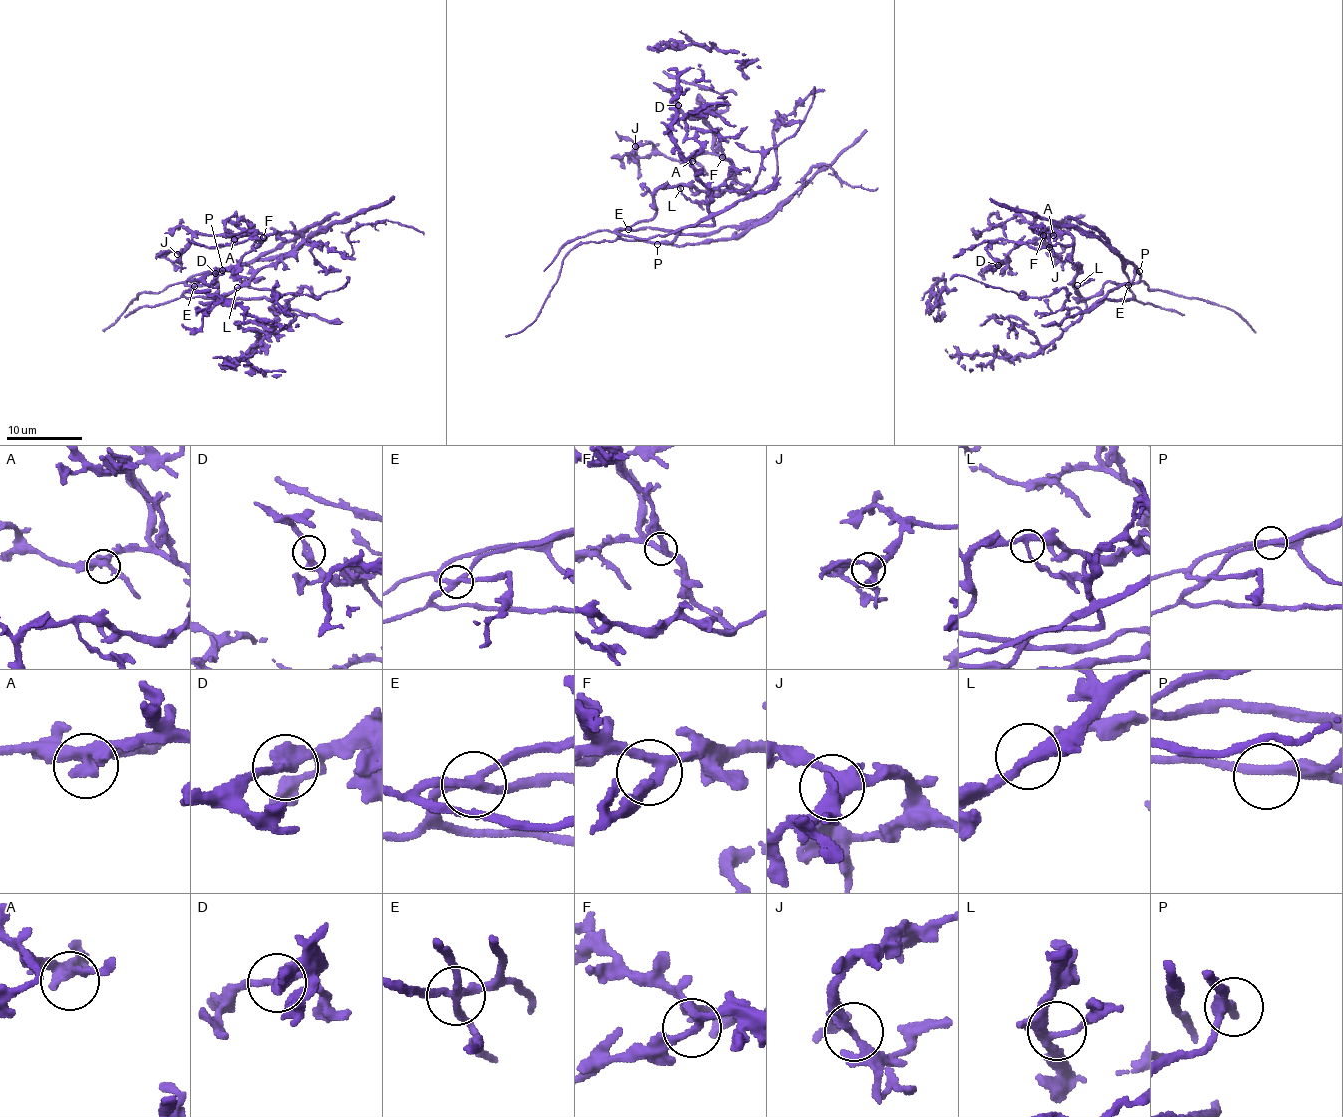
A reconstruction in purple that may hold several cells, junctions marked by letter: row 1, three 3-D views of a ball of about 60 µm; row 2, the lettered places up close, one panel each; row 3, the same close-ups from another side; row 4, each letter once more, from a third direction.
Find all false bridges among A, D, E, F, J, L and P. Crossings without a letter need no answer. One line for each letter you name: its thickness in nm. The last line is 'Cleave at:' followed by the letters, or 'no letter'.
E: Thickness 280 nm
Cleave at: E

